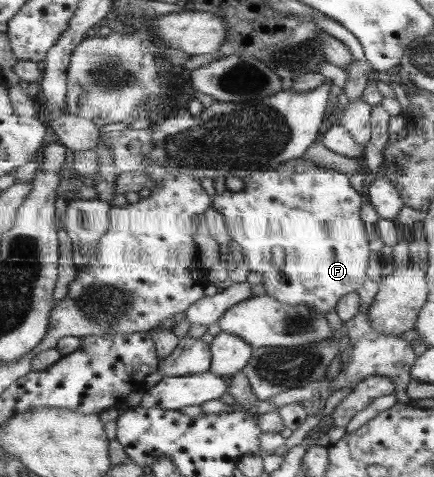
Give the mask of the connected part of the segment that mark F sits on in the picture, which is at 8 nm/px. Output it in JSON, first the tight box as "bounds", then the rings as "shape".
{"bounds":[213,157,372,315],"shape":[[[300,157],[299,159],[287,160],[278,167],[278,170],[254,174],[248,173],[248,175],[243,178],[243,182],[245,185],[239,192],[232,192],[232,190],[226,189],[222,194],[215,194],[213,196],[213,208],[223,215],[227,232],[232,241],[235,241],[242,247],[245,263],[250,267],[250,270],[261,274],[263,277],[263,283],[268,295],[278,299],[282,304],[314,307],[314,310],[322,312],[322,315],[325,315],[328,314],[328,312],[332,312],[332,310],[336,310],[338,304],[347,294],[356,293],[365,285],[365,282],[368,280],[366,270],[368,270],[370,254],[372,254],[372,252],[370,252],[371,246],[368,238],[371,231],[368,230],[364,220],[362,220],[362,208],[365,202],[364,196],[360,196],[361,193],[356,192],[356,190],[352,188],[348,175],[322,168],[306,157]]]}

